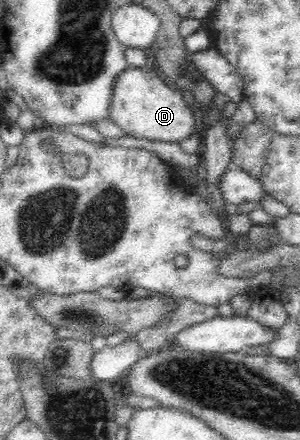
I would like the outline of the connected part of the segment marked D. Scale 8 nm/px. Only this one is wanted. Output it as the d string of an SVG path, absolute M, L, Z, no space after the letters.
M154 66L144 69L127 67L116 75L112 83L108 117L118 125L124 135L157 142L179 143L194 131L196 123L190 110L190 101L161 77Z

